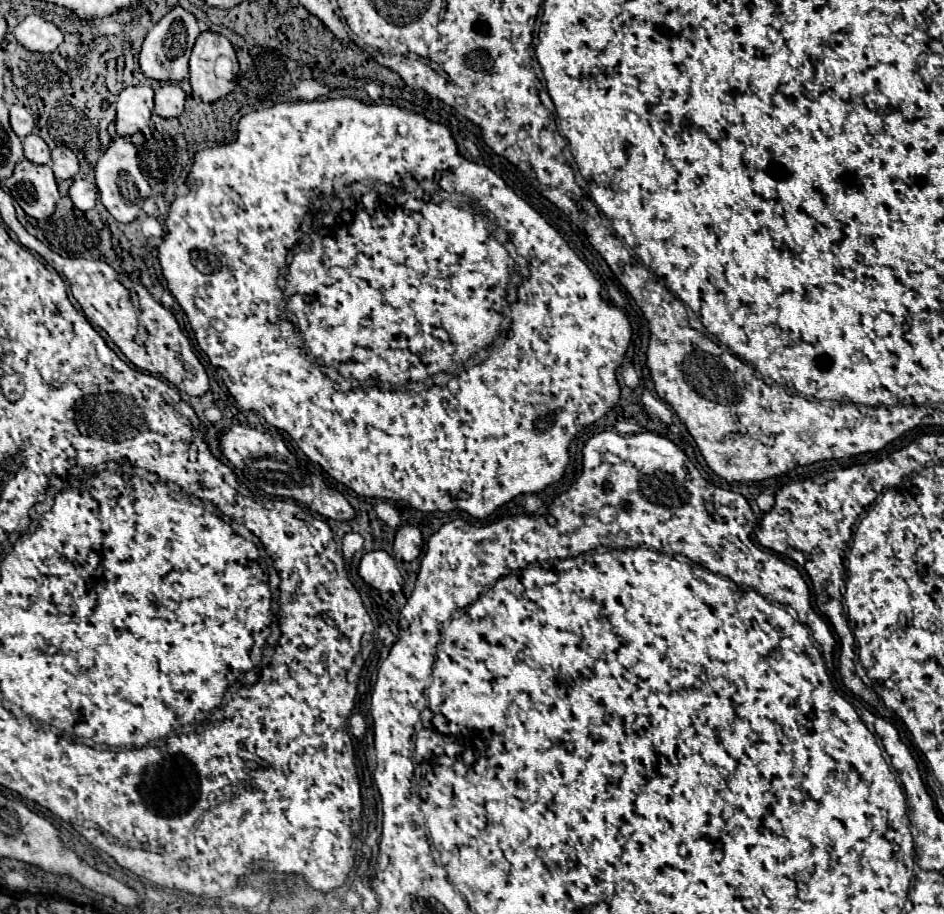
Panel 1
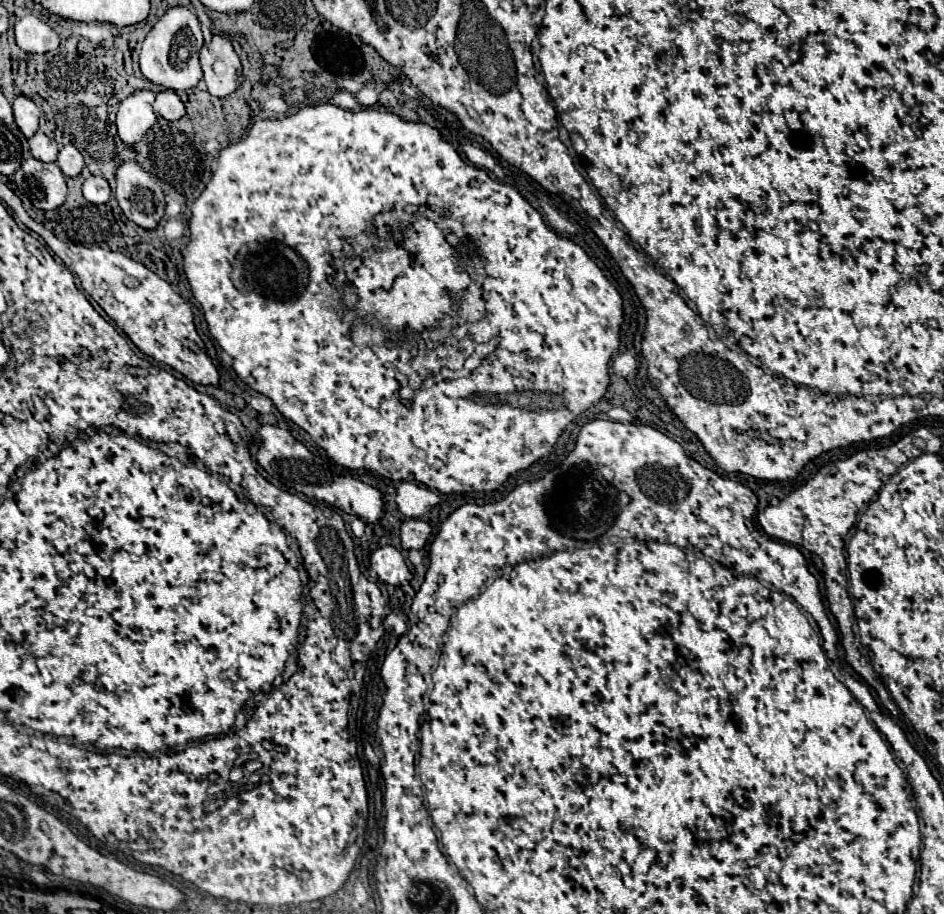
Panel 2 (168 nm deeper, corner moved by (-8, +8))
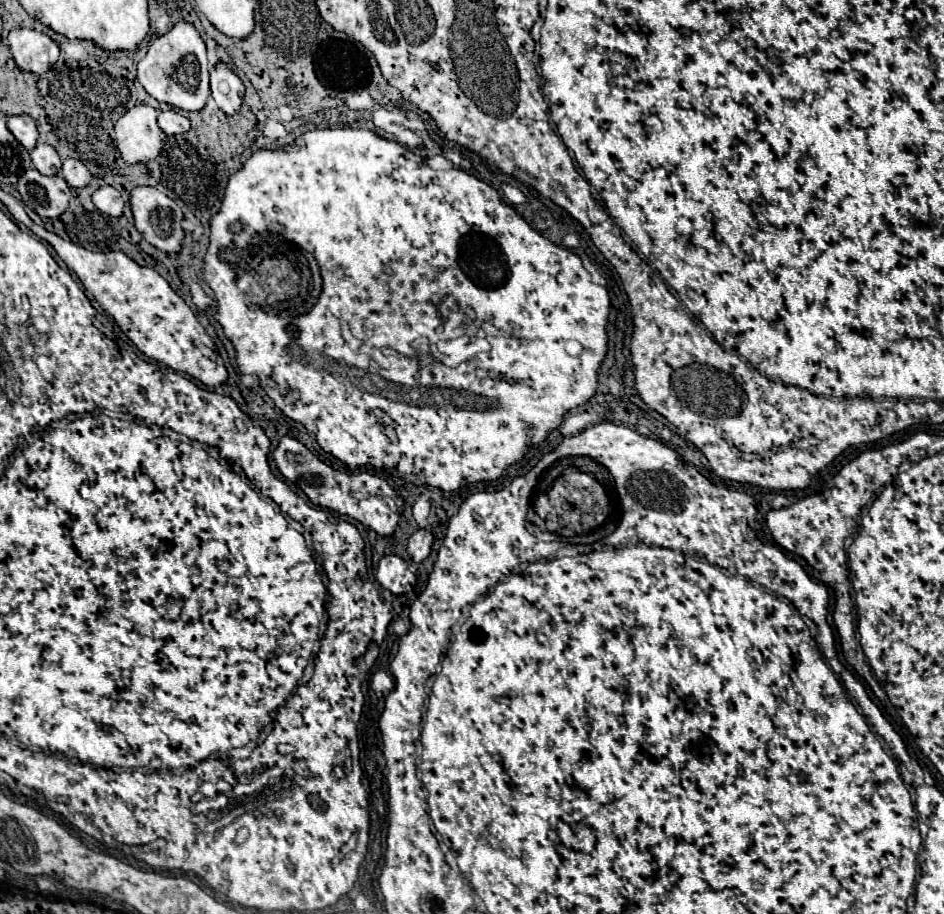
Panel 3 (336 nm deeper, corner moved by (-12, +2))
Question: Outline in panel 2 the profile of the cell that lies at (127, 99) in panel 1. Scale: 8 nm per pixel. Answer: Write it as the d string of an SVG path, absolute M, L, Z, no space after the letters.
M139 90L121 102L117 112L117 132L123 144L139 142L145 132L157 122L157 116L151 108L153 100L153 90Z

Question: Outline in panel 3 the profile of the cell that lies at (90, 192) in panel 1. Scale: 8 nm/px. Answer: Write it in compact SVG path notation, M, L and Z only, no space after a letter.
M101 186L93 196L93 204L103 214L109 214L109 216L115 216L115 218L119 218L125 210L125 200L121 198L121 194L113 186Z

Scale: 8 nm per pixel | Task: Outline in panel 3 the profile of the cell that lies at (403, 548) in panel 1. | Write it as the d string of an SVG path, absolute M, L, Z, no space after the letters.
M417 530L415 534L411 534L407 542L407 554L411 556L413 562L423 562L431 552L431 544L433 544L433 534L427 530Z

